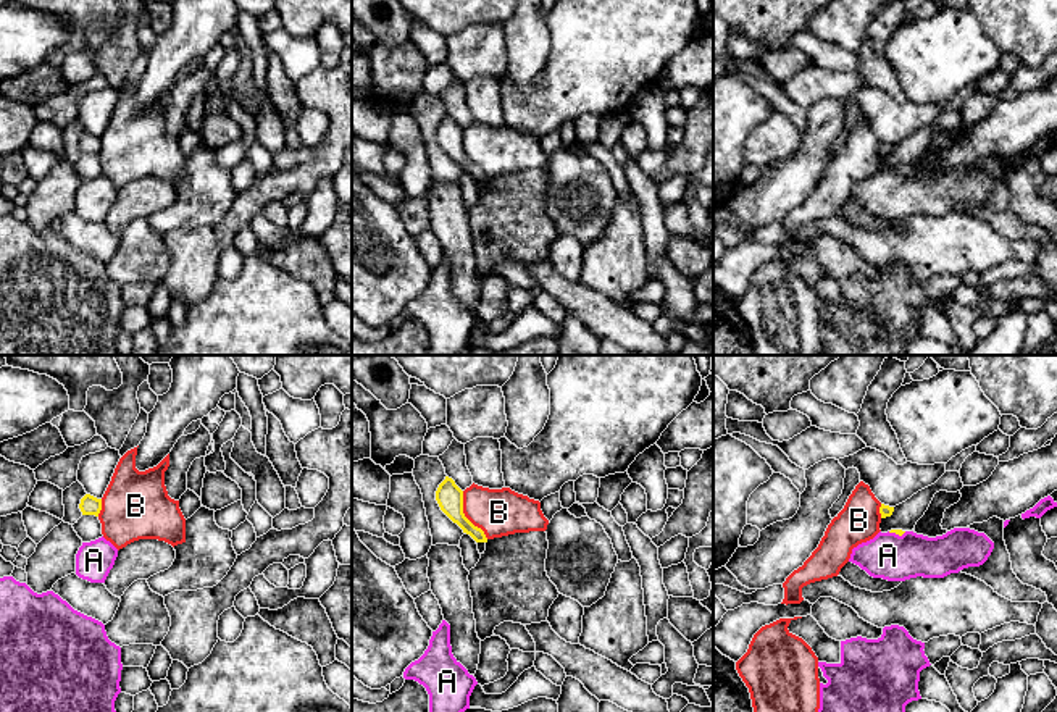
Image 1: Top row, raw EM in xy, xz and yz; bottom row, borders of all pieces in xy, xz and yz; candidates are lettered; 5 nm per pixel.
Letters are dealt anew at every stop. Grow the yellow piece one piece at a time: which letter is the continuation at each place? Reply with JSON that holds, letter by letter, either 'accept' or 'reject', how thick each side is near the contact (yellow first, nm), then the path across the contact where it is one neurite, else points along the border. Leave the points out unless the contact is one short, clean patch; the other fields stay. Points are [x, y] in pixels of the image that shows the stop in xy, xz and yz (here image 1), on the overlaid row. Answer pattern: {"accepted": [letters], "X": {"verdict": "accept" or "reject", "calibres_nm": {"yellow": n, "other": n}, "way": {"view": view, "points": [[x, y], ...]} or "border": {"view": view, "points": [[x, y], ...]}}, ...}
{"accepted": [], "A": {"verdict": "reject", "calibres_nm": {"yellow": 30, "other": 240}, "border": {"view": "yz", "points": [[888, 531], [899, 535], [906, 531]]}}, "B": {"verdict": "reject", "calibres_nm": {"yellow": 140, "other": 240}, "border": {"view": "xz", "points": [[462, 491], [462, 512], [488, 538]]}}}

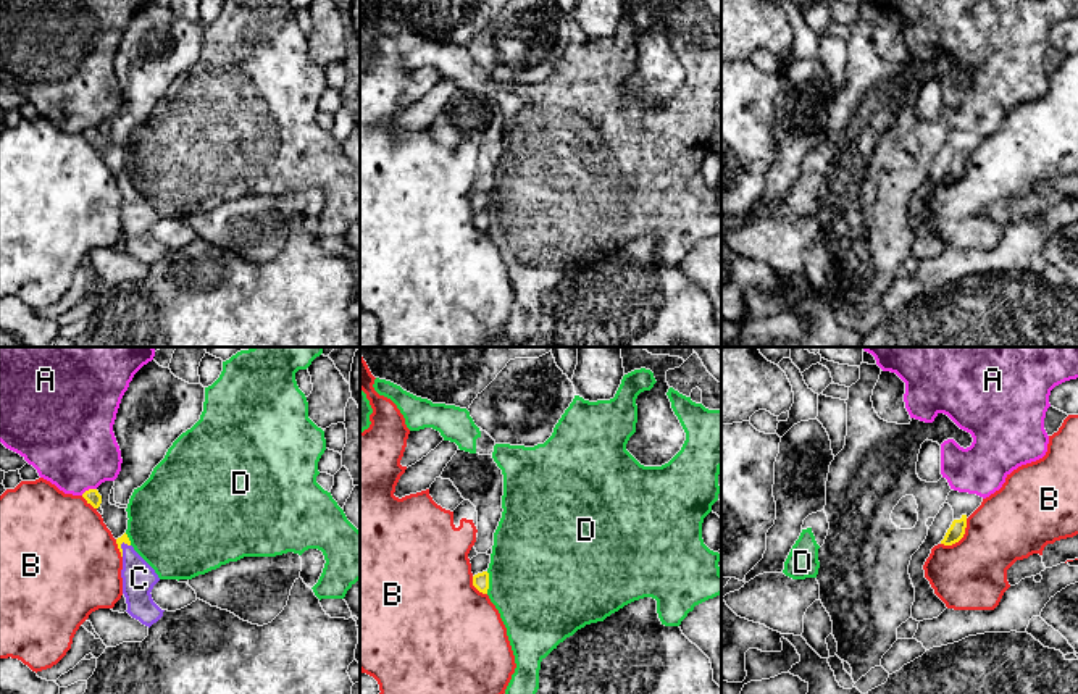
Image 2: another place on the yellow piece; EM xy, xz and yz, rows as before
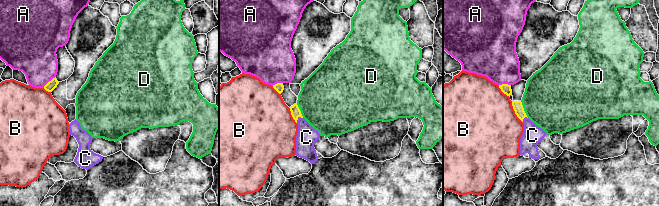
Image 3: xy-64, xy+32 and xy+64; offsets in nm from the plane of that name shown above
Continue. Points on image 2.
{"accepted": ["C"], "A": {"verdict": "reject", "calibres_nm": {"yellow": 70, "other": 440}}, "B": {"verdict": "reject", "calibres_nm": {"yellow": 80, "other": 360}}, "C": {"verdict": "accept", "calibres_nm": {"yellow": 40, "other": 160}, "way": {"view": "xy", "points": [[123, 538], [121, 549], [131, 559], [139, 578]]}}, "D": {"verdict": "reject", "calibres_nm": {"yellow": 80, "other": 500}}}

